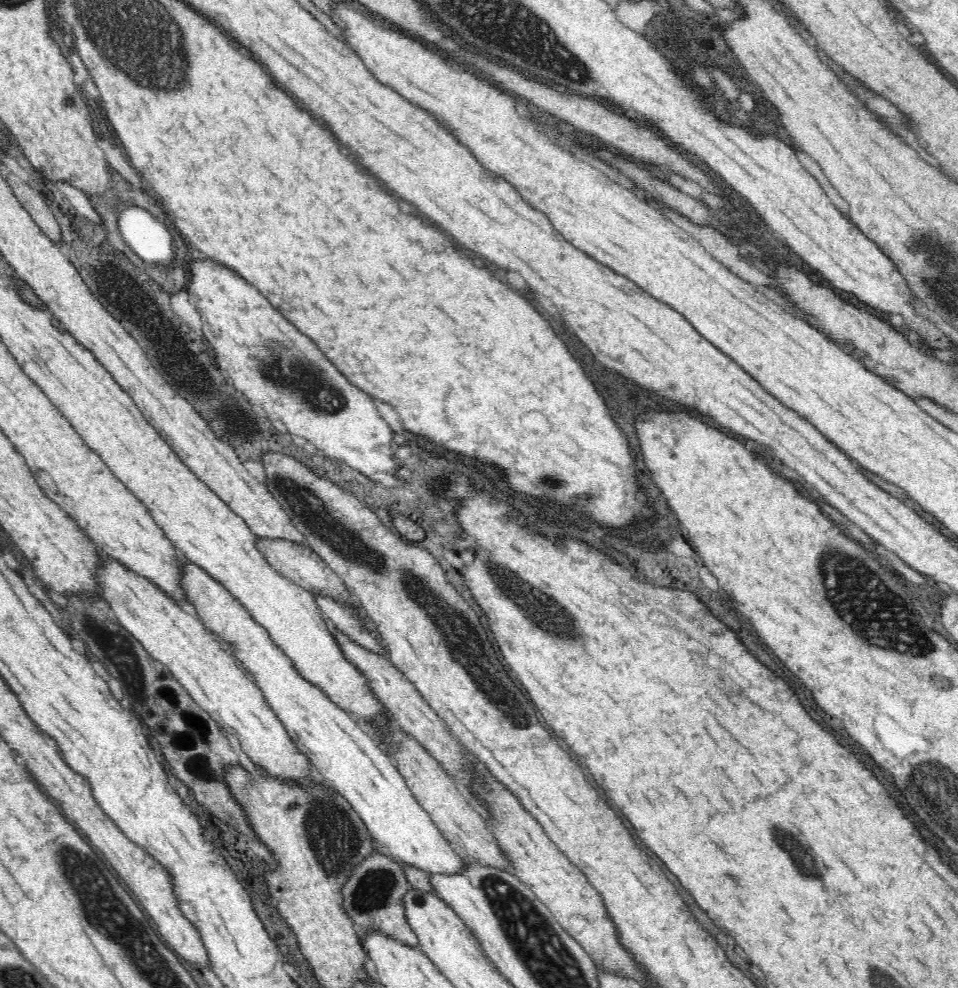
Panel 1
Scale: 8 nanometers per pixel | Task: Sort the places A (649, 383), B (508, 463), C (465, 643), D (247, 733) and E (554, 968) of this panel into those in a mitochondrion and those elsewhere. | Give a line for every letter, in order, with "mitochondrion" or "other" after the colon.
A: mitochondrion
B: other
C: mitochondrion
D: other
E: mitochondrion

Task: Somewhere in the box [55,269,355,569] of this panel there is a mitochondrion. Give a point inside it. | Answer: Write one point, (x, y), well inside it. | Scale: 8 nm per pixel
(291, 374)

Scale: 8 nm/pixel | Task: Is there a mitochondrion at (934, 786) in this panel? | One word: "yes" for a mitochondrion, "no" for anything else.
yes

